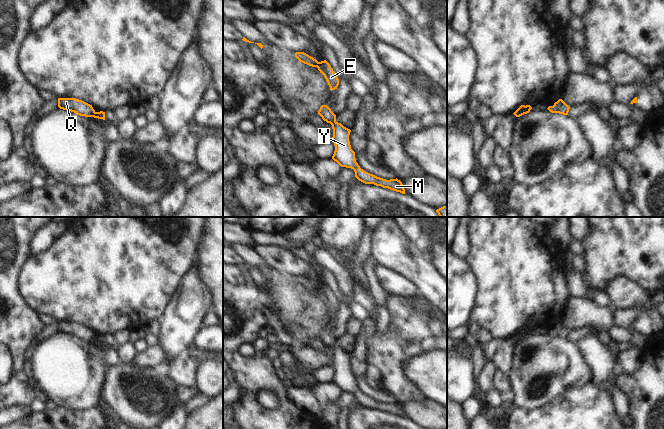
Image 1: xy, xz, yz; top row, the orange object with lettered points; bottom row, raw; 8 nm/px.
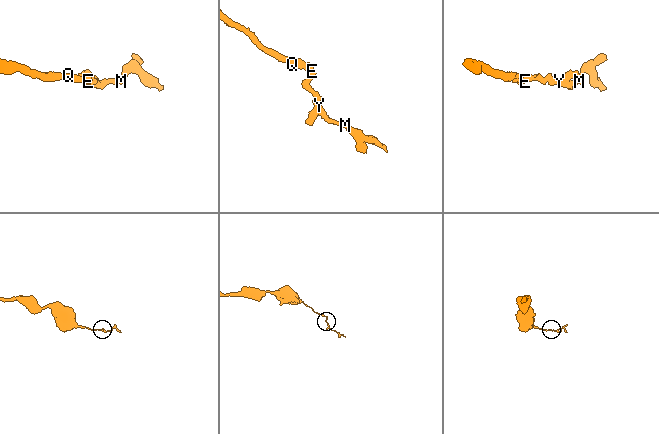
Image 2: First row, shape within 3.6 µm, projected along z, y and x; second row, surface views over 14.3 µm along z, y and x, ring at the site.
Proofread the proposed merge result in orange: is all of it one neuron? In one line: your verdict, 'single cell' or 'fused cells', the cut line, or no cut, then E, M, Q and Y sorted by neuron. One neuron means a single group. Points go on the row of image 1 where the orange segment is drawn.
fused cells; cut xy (95, 112), (92, 116); groups E M Y / Q

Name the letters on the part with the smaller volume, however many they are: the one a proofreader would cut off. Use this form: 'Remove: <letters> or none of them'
Remove: E, M, Y.

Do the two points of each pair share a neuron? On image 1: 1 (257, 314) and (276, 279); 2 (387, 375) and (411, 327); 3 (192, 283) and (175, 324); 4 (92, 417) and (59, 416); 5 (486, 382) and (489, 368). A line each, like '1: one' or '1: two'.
1: two
2: one
3: one
4: one
5: one

